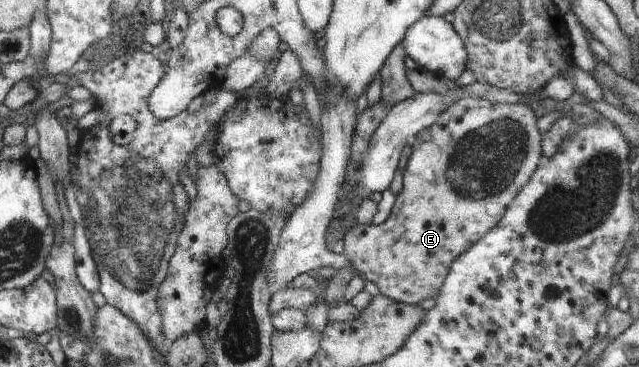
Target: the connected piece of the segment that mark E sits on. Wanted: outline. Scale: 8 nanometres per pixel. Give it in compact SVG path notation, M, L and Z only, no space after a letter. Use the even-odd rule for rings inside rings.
M455 96L452 107L445 111L444 115L431 128L423 129L414 137L415 143L411 146L408 156L404 161L403 187L397 193L389 218L376 227L356 227L355 224L345 231L346 258L352 263L355 274L358 274L365 282L371 281L379 288L381 294L392 298L393 301L403 304L419 304L425 299L437 297L439 290L443 287L443 281L451 269L451 263L462 253L468 252L471 245L475 245L481 237L487 235L500 223L501 217L505 215L511 201L517 197L517 193L523 189L531 180L531 173L536 173L537 163L541 159L541 133L537 129L537 117L535 113L522 103L493 103L484 98Z

